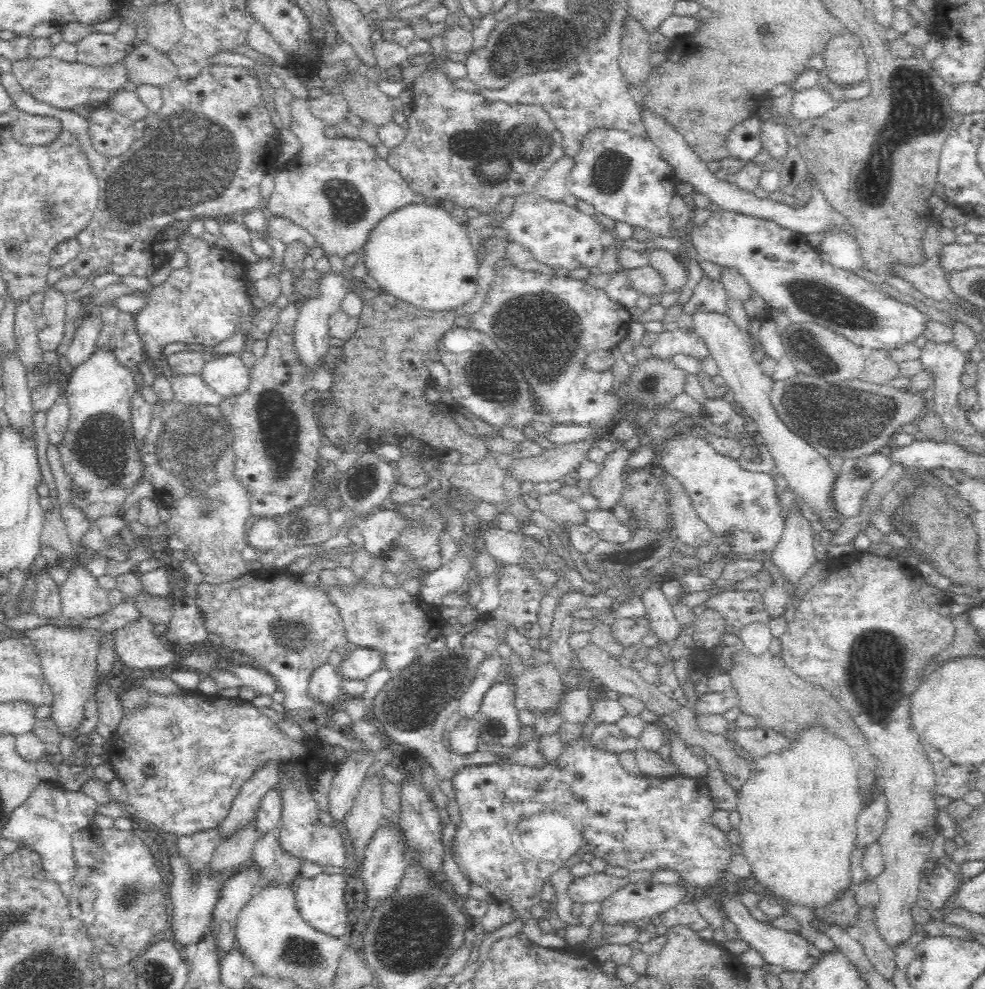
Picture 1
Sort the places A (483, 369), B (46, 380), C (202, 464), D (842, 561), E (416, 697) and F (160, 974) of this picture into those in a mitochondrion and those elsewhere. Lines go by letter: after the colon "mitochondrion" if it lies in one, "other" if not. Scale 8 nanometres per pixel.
A: mitochondrion
B: other
C: mitochondrion
D: other
E: mitochondrion
F: mitochondrion

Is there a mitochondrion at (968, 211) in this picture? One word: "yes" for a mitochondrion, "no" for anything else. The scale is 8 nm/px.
no

